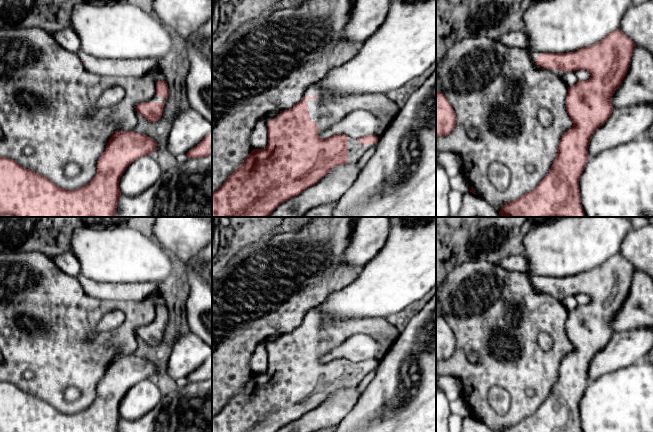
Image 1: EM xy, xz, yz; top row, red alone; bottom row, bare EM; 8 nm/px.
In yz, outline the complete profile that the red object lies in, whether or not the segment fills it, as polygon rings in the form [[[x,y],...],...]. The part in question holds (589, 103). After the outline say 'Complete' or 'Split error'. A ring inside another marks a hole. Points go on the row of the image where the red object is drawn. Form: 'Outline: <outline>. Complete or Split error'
Outline: [[[618,29],[609,33],[602,41],[578,51],[556,54],[531,53],[534,63],[561,78],[566,72],[576,70],[586,70],[591,77],[568,87],[566,110],[573,126],[563,133],[551,170],[535,189],[503,205],[499,212],[500,217],[586,217],[581,204],[579,181],[589,161],[590,139],[608,120],[614,109],[612,96],[627,74],[635,47],[631,38]]]. Split error

